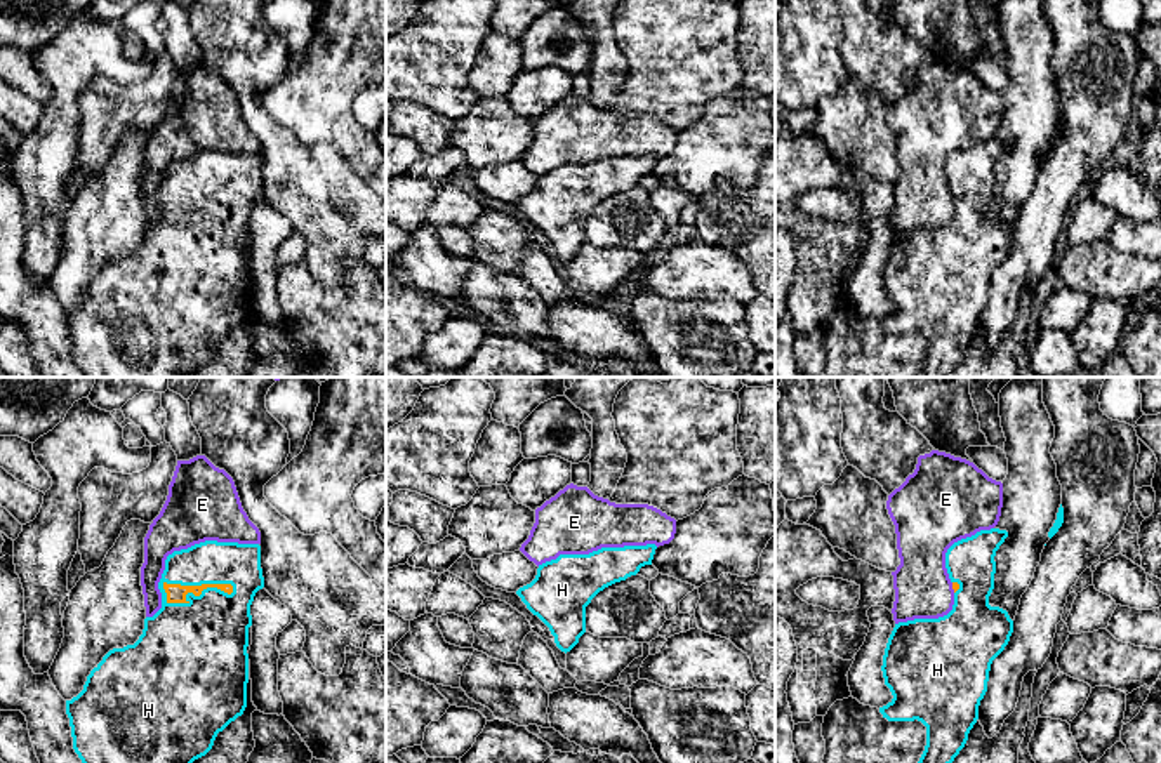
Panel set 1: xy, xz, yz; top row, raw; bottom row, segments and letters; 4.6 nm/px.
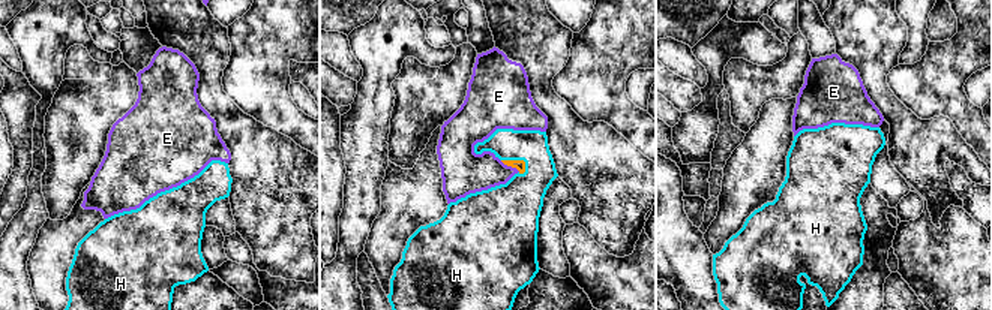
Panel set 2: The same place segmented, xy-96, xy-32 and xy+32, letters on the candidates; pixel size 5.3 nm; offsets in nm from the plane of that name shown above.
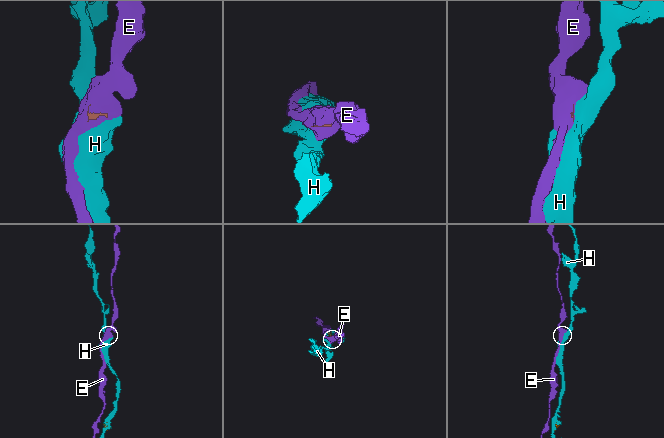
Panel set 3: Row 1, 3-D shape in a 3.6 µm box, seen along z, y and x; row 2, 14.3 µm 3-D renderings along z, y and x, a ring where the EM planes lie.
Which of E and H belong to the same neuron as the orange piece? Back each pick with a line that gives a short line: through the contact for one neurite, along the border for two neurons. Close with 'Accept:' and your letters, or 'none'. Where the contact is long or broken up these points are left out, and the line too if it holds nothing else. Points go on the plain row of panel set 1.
Accept: H

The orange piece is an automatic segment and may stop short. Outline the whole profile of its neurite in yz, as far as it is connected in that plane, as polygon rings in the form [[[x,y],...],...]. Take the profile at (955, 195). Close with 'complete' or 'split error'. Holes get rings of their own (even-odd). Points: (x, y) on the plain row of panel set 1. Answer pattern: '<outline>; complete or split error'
[[[980,141],[954,153],[945,163],[945,179],[954,200],[952,221],[939,229],[914,229],[895,235],[883,266],[883,289],[893,309],[879,318],[888,332],[921,332],[926,356],[916,377],[949,377],[968,351],[987,302],[992,271],[1013,243],[1008,222],[989,216],[994,200],[996,162],[1006,141]]]; split error

